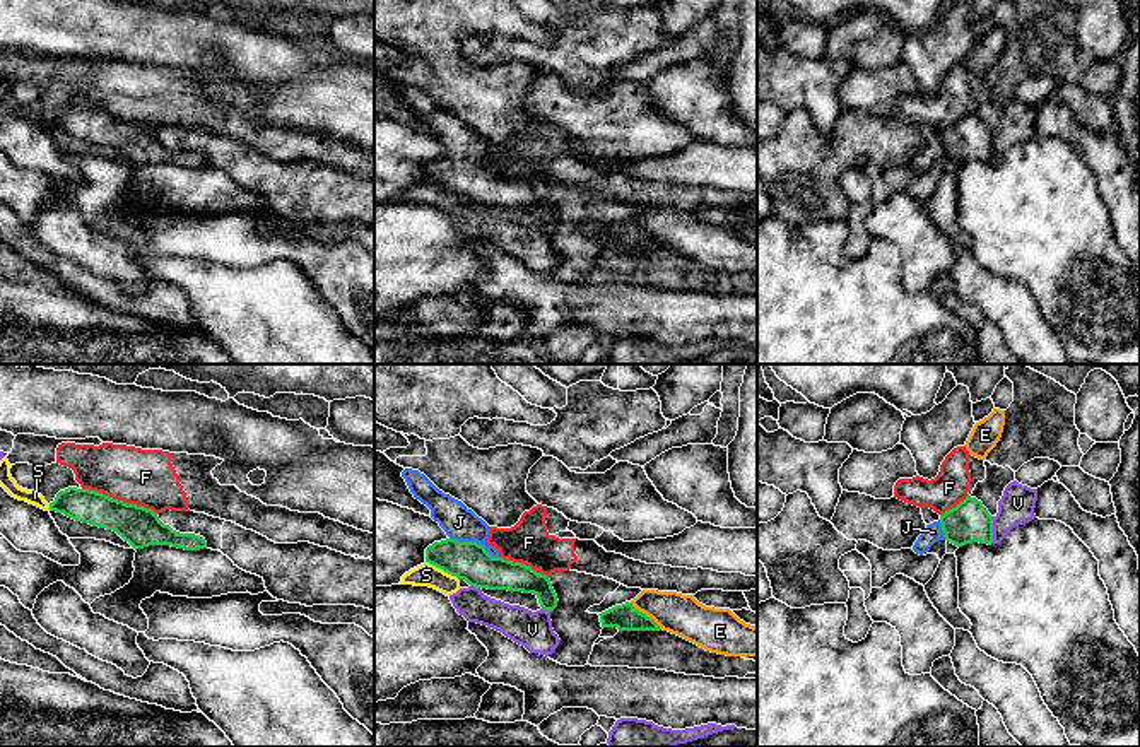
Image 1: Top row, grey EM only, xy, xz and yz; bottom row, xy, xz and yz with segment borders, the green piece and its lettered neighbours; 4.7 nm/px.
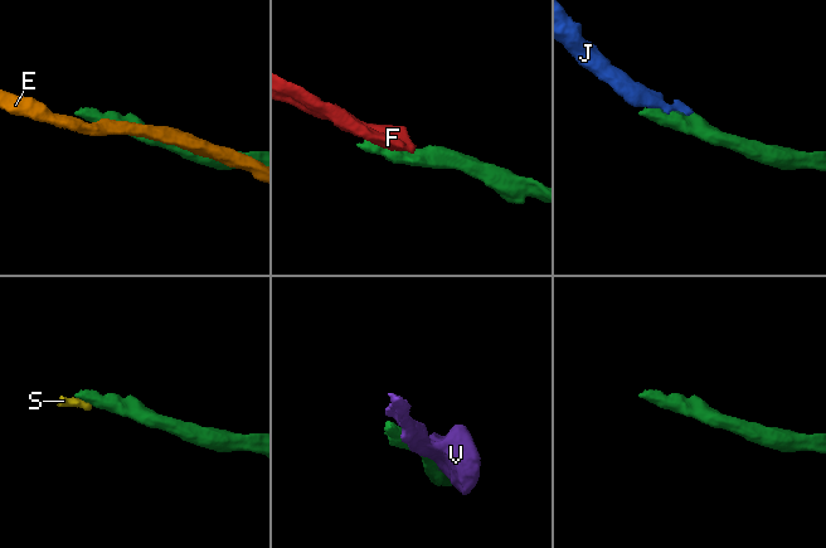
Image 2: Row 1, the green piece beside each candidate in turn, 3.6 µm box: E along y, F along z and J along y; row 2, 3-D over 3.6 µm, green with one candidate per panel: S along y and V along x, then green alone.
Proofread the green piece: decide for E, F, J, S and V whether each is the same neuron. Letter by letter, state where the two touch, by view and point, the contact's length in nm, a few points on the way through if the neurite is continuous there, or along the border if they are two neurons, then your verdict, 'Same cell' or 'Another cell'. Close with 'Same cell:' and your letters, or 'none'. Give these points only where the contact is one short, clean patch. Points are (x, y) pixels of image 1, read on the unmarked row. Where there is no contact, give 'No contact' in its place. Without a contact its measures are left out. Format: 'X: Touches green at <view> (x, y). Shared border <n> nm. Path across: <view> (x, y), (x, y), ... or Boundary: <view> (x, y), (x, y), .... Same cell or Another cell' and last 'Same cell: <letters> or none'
E: Touches green at xz (645, 231). Shared border 200 nm. Another cell
F: Touches green at xy (120, 118). Shared border 380 nm. Another cell
J: Touches green at xz (474, 159). Shared border 260 nm. Same cell
S: Touches green at xz (443, 187). Shared border 180 nm. Boundary: xz (426, 178), (458, 197). Another cell
V: Touches green at yz (992, 147). Shared border 130 nm. Another cell
Same cell: J

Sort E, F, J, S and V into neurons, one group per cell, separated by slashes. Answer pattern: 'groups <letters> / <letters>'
groups E / F / J / S V

